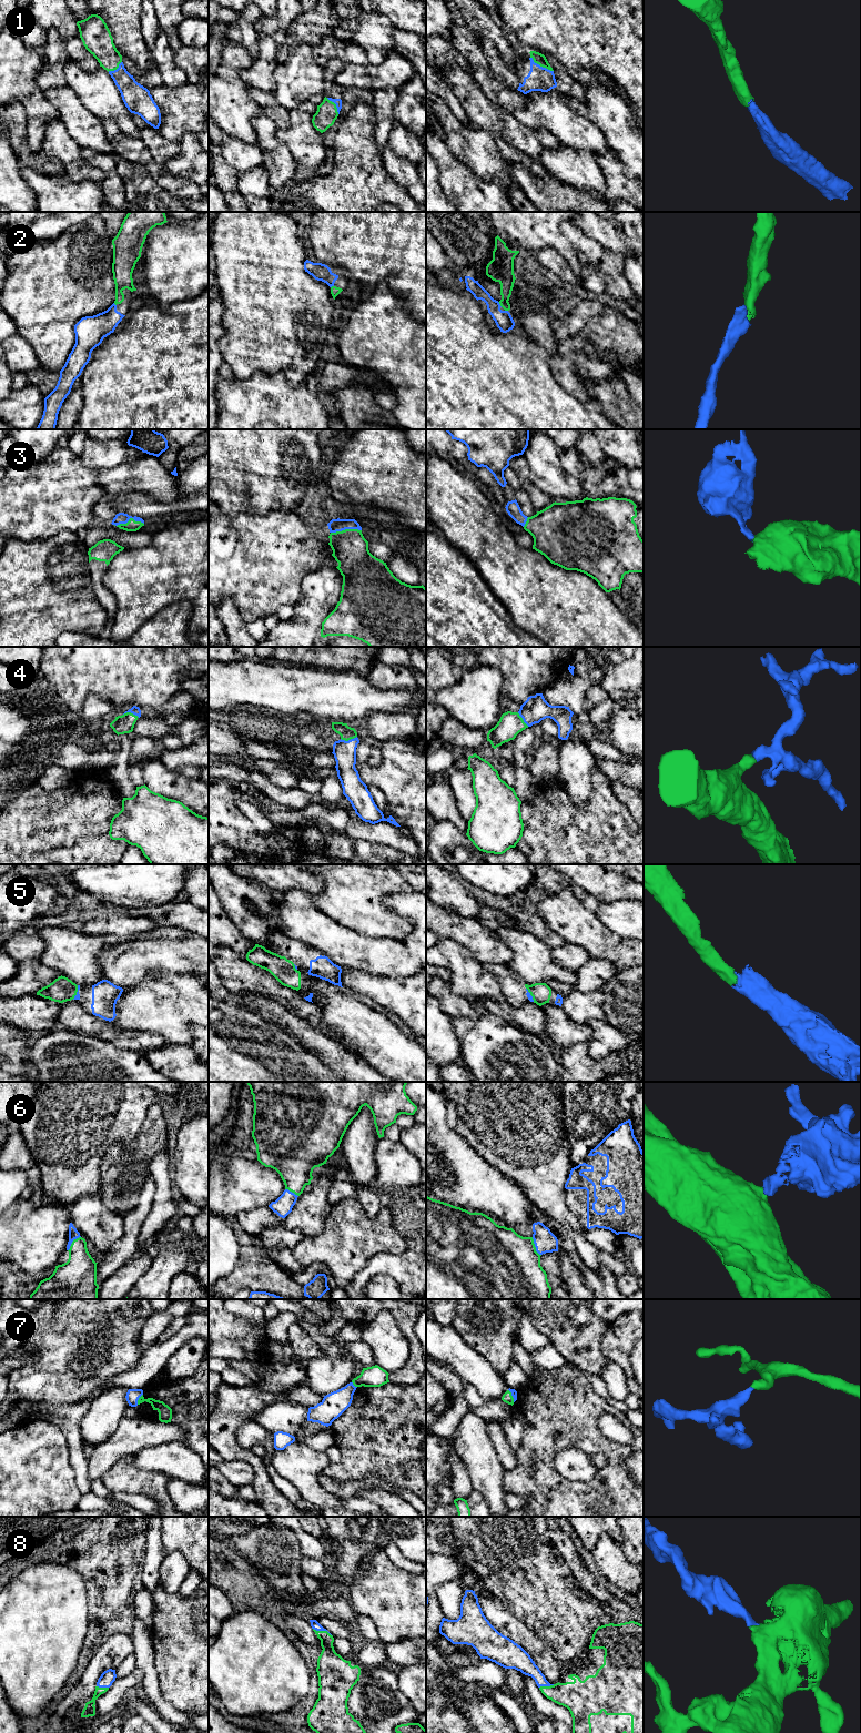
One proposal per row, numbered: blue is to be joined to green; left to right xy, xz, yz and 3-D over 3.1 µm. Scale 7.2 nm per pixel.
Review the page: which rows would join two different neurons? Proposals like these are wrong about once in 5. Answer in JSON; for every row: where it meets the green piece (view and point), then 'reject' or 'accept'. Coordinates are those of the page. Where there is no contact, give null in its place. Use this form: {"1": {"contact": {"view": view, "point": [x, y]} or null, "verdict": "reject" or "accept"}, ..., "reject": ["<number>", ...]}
{"1": {"contact": {"view": "yz", "point": [542, 66]}, "verdict": "accept"}, "2": {"contact": {"view": "yz", "point": [499, 303]}, "verdict": "accept"}, "3": {"contact": {"view": "xz", "point": [345, 529]}, "verdict": "accept"}, "4": {"contact": {"view": "xz", "point": [348, 739]}, "verdict": "accept"}, "5": {"contact": {"view": "xy", "point": [77, 991]}, "verdict": "accept"}, "6": {"contact": {"view": "yz", "point": [534, 1246]}, "verdict": "accept"}, "7": {"contact": {"view": "xy", "point": [139, 1399]}, "verdict": "accept"}, "8": {"contact": {"view": "xz", "point": [322, 1631]}, "verdict": "accept"}, "reject": []}

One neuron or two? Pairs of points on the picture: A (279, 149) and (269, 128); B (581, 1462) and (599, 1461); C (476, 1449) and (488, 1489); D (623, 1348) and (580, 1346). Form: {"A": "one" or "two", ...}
{"A": "one", "B": "two", "C": "one", "D": "two"}

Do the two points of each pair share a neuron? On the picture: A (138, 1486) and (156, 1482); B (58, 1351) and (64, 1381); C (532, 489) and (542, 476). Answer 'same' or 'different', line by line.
A: same
B: same
C: different

